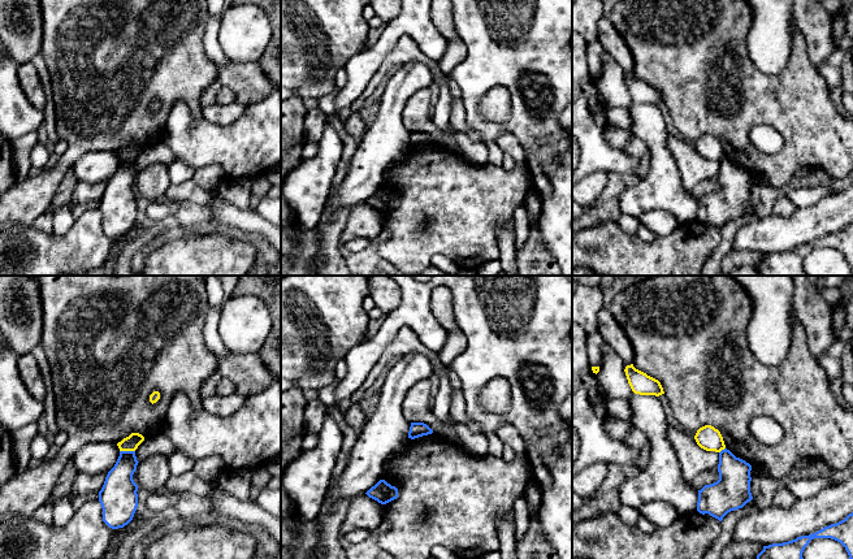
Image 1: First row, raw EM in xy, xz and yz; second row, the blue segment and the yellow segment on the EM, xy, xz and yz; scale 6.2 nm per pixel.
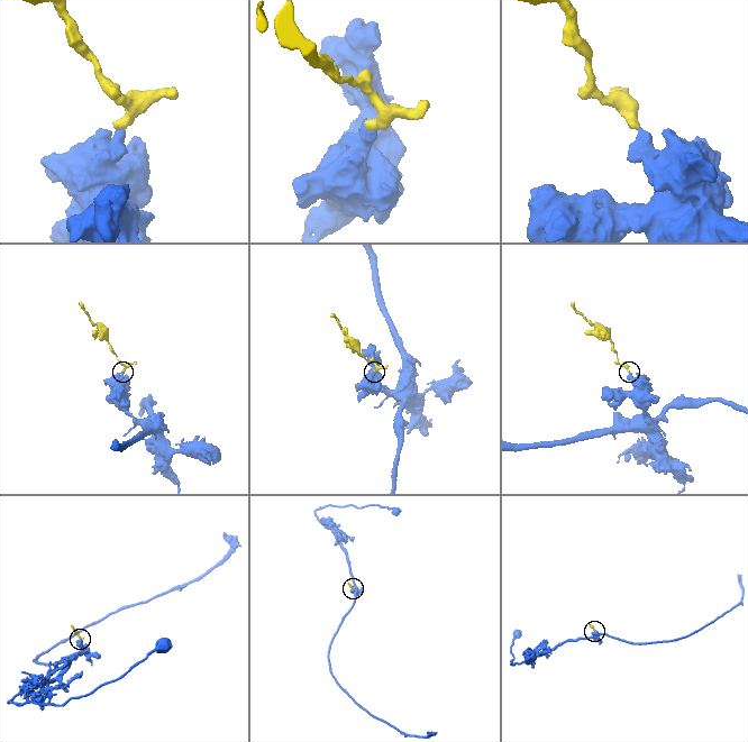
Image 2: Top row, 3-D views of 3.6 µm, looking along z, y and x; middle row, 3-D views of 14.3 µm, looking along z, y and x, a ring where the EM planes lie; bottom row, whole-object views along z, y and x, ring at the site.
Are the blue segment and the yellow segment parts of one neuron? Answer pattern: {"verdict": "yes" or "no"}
{"verdict": "no"}

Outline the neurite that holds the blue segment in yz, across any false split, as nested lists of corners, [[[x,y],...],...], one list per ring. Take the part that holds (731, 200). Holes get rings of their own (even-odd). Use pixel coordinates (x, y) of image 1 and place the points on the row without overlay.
[[[729,159],[719,161],[719,188],[698,199],[697,220],[718,228],[742,217],[753,208],[750,202],[752,174],[736,166]]]

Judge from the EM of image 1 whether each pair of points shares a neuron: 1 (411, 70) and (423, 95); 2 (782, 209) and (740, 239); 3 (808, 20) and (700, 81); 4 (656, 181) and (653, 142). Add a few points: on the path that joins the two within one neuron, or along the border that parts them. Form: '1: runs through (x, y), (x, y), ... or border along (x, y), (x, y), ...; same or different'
1: border along (432, 83), (419, 89), (408, 99), (401, 113); different
2: border along (799, 208), (787, 217), (779, 217), (773, 213); different
3: border along (795, 26), (804, 38), (808, 55); different
4: runs through (658, 172), (658, 151); same

